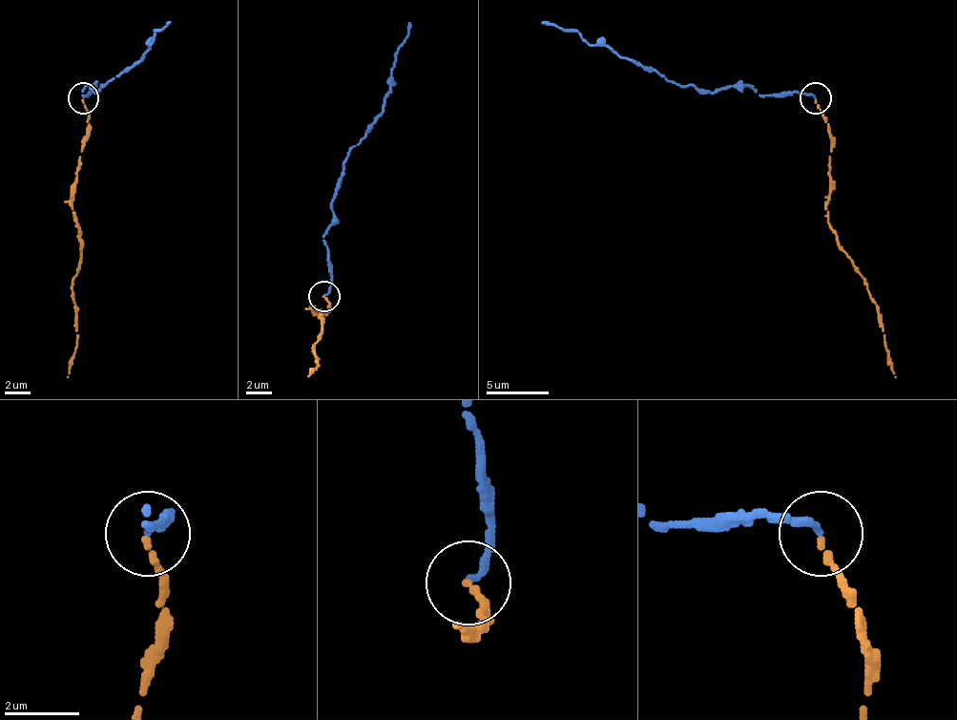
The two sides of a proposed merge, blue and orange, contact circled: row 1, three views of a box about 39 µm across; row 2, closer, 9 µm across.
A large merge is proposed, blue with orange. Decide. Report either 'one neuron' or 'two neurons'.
two neurons

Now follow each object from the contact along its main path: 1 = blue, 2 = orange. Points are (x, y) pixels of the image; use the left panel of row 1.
1: (82, 99), (89, 93), (85, 95), (82, 90), (92, 87), (94, 93), (141, 58), (155, 31), (170, 21)
2: (82, 99), (89, 115), (72, 205), (79, 268), (72, 277), (76, 349), (67, 377)

